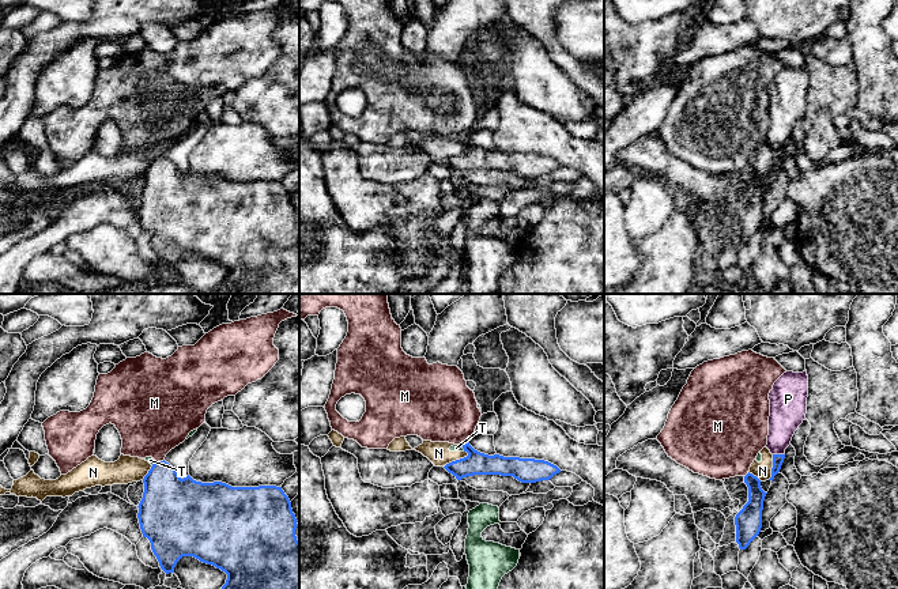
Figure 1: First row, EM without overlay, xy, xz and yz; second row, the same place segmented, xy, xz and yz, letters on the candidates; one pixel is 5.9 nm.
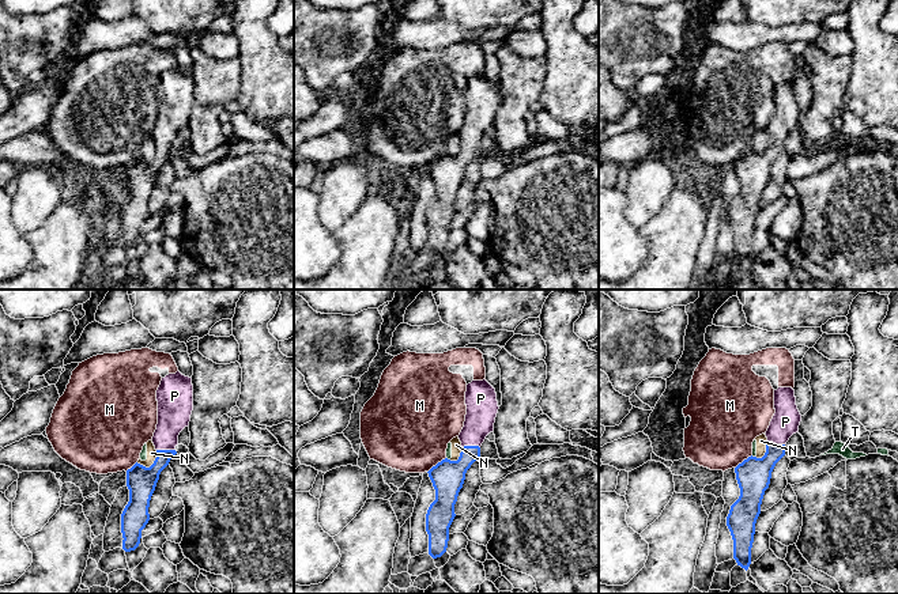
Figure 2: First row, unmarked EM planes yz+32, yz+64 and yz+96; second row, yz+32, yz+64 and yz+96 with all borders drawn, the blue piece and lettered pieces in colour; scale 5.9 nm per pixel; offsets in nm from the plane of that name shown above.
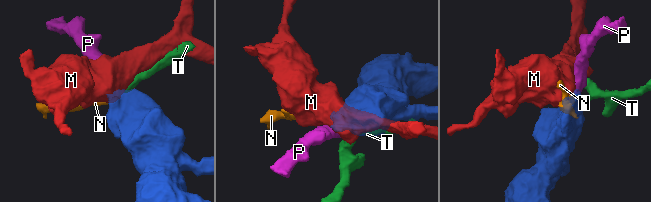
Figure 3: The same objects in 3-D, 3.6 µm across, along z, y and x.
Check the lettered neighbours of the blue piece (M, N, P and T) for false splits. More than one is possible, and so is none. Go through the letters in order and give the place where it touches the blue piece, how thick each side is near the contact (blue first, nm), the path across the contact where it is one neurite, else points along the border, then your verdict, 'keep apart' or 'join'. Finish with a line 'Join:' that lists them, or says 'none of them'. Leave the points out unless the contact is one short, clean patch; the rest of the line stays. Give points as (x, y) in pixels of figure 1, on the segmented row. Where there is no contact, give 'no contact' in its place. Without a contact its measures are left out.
M: contact xy (159, 461); calibres 320 and 400 nm; border xy (163, 459), (155, 463); keep apart
N: contact xz (456, 460); calibres 140 and 140 nm; border xz (468, 453), (449, 461), (444, 467); keep apart
P: contact yz (778, 455); calibres 60 and 200 nm; way yz (777, 459), (778, 455), (778, 438), (787, 414); join
T: contact xz (463, 448); calibres 140 and 50 nm; border xz (461, 446), (464, 450); keep apart
Join: P

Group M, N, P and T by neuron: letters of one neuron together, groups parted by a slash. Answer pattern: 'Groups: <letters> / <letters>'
Groups: M / N T / P

